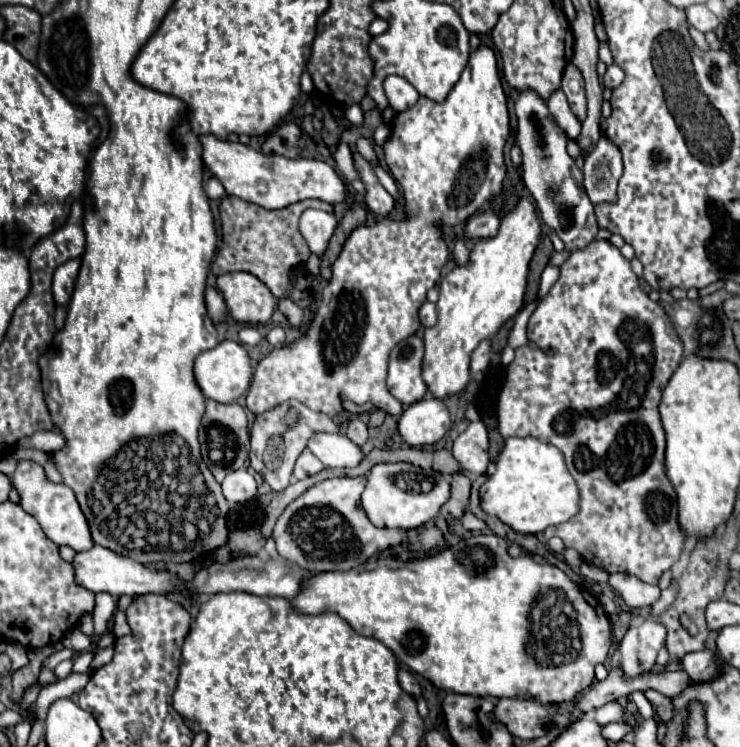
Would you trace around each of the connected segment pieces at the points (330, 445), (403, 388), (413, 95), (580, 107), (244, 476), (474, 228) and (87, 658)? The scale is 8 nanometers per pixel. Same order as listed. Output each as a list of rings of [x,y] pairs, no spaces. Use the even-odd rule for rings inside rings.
[[[318,432],[308,440],[308,450],[328,468],[352,468],[362,460],[362,452],[344,434]]]
[[[410,336],[394,346],[388,362],[388,390],[404,406],[418,402],[426,394],[426,384],[420,376],[424,344],[420,336]]]
[[[388,76],[384,80],[384,90],[386,90],[390,106],[396,112],[402,112],[402,110],[408,110],[410,106],[414,106],[418,96],[420,96],[414,90],[414,86],[406,78],[402,78],[402,76]]]
[[[568,64],[562,76],[562,92],[566,94],[572,112],[584,120],[586,118],[586,94],[584,94],[584,78],[574,64]]]
[[[236,470],[230,472],[224,482],[222,482],[222,492],[226,496],[226,500],[236,506],[238,502],[248,502],[250,498],[256,498],[258,492],[258,484],[254,480],[254,476],[248,470]]]
[[[486,210],[486,212],[478,212],[474,214],[464,228],[464,240],[478,240],[478,238],[490,238],[490,234],[498,234],[498,226],[500,226],[500,218],[496,212]]]
[[[80,652],[76,658],[74,658],[74,666],[72,666],[72,672],[76,674],[84,674],[90,670],[90,662],[92,662],[94,654],[92,652]]]

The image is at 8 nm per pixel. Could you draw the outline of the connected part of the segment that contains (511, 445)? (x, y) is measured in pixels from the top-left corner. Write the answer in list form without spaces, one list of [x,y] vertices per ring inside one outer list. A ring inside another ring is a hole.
[[[508,438],[496,472],[480,486],[480,508],[520,534],[538,534],[578,512],[578,488],[558,448],[536,438]]]

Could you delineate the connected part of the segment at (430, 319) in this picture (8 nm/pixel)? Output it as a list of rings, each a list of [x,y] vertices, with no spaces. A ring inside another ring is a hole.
[[[424,302],[422,308],[420,308],[420,312],[418,312],[418,316],[420,316],[420,324],[424,328],[434,326],[436,324],[436,306],[432,302]]]

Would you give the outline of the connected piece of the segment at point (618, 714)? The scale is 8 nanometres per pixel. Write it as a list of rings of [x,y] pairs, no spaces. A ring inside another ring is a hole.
[[[608,702],[604,706],[600,706],[594,714],[594,720],[600,726],[606,726],[610,722],[622,722],[624,720],[624,708],[618,702]]]

